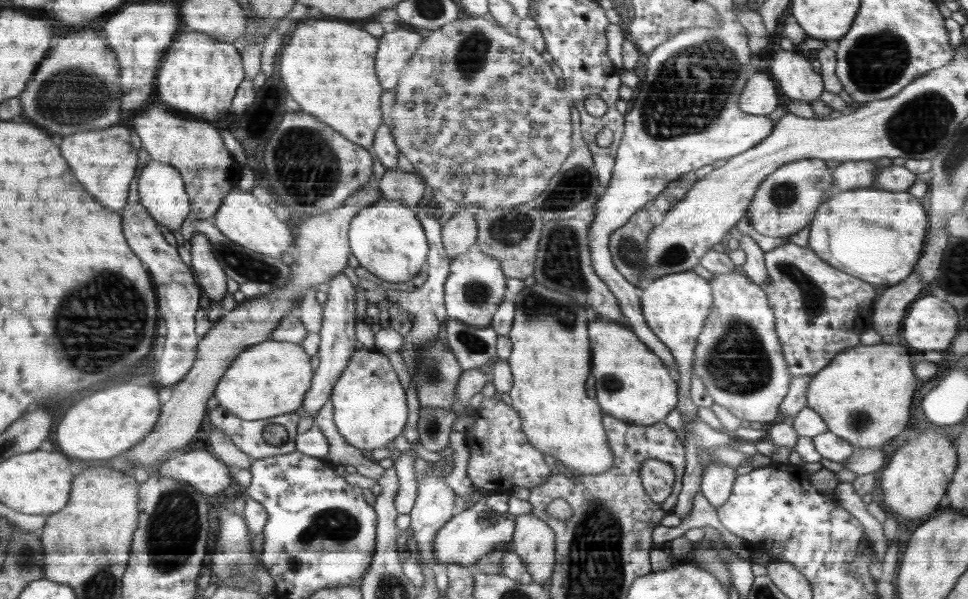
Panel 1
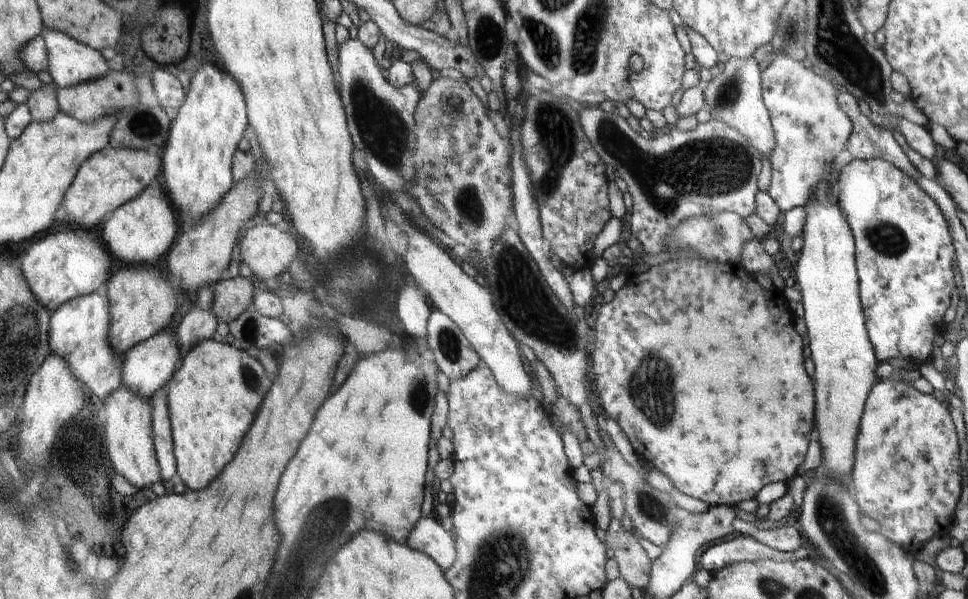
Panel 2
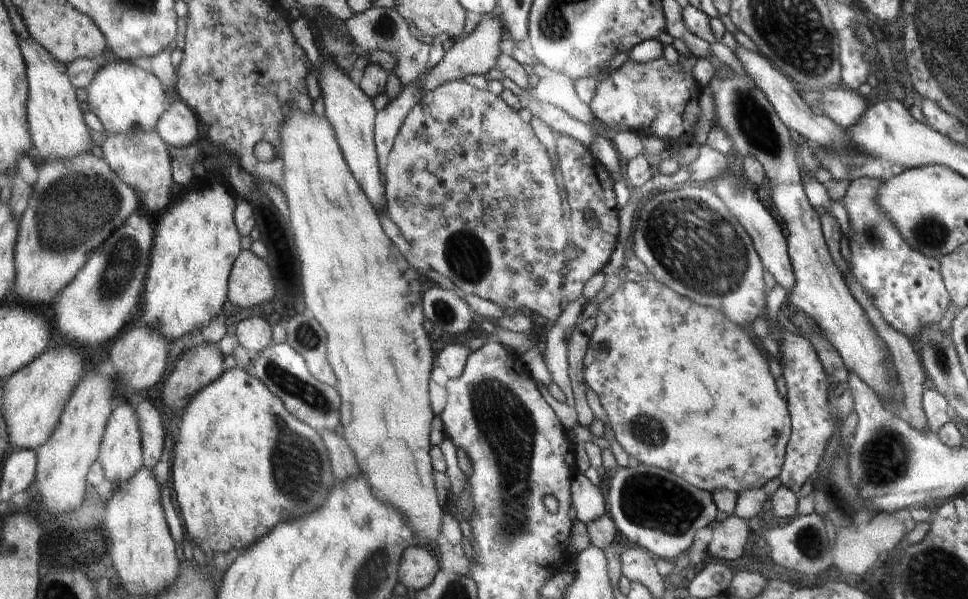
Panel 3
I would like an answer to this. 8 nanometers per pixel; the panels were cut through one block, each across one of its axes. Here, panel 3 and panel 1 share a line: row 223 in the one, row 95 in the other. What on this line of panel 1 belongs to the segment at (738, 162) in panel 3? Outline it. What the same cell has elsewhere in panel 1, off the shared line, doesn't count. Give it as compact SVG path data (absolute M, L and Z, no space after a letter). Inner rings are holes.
M758 70L750 76L746 83L745 90L741 92L738 105L746 114L769 115L781 104L780 94L777 91L777 84L768 74Z

